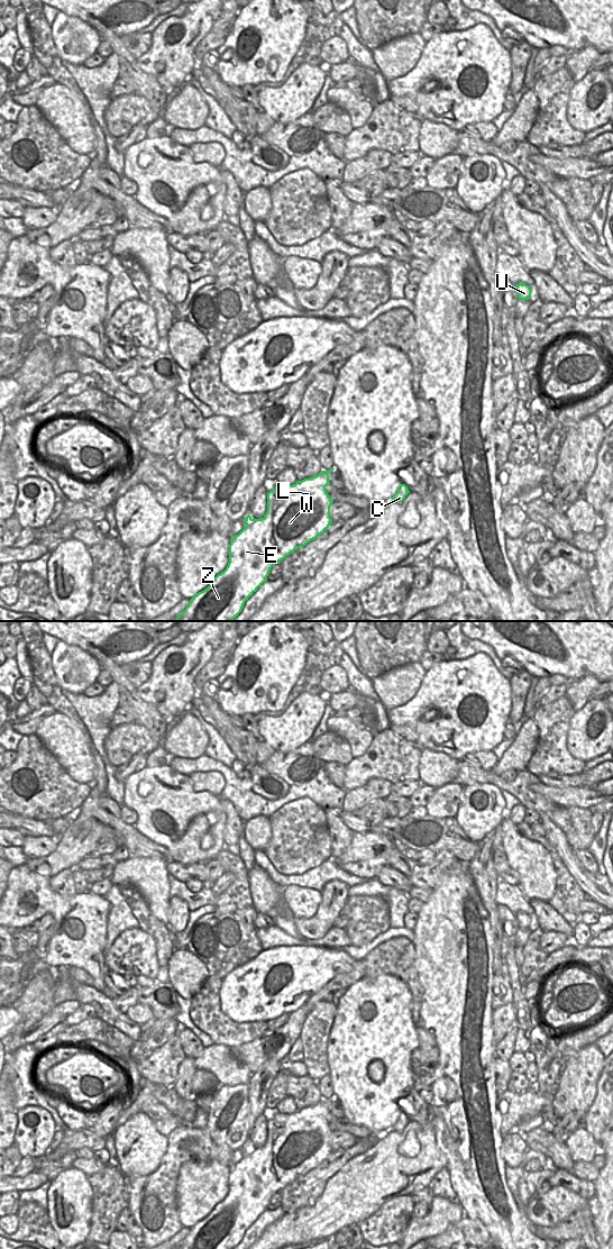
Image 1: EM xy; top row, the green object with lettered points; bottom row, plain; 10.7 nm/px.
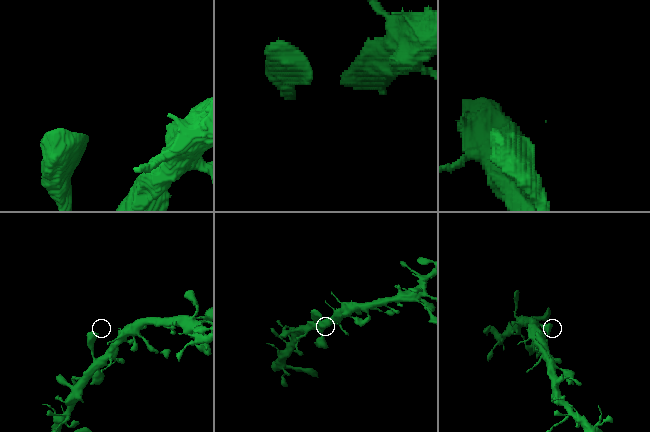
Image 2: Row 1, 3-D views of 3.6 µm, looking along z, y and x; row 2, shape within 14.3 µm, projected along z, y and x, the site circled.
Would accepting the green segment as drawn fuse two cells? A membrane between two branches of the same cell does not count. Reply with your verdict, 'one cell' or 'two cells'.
one cell

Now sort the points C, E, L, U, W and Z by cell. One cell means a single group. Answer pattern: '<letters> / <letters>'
C E L U W Z

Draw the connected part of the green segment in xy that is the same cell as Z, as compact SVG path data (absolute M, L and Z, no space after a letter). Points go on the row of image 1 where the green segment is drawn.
M332 467L330 471L322 471L318 475L298 481L293 485L277 484L274 490L267 492L265 516L262 519L253 519L249 514L245 518L246 527L230 540L229 563L226 569L218 574L207 589L190 600L176 621L232 621L241 612L248 598L267 581L269 571L275 564L280 564L291 553L323 534L332 523L330 507L333 500L327 493L326 486L330 484L329 473L333 469Z

